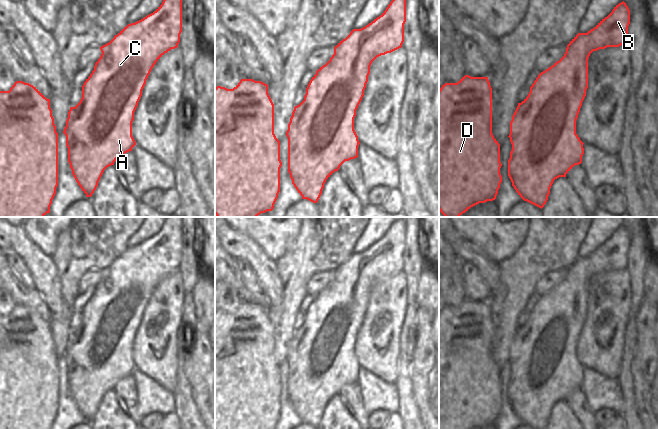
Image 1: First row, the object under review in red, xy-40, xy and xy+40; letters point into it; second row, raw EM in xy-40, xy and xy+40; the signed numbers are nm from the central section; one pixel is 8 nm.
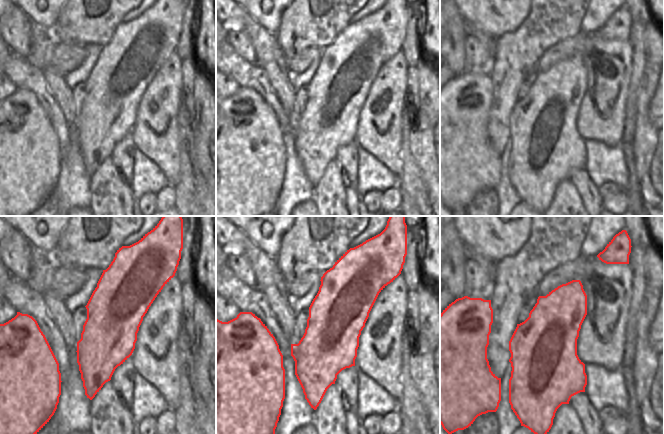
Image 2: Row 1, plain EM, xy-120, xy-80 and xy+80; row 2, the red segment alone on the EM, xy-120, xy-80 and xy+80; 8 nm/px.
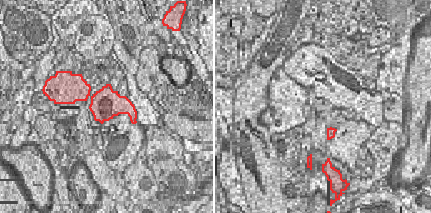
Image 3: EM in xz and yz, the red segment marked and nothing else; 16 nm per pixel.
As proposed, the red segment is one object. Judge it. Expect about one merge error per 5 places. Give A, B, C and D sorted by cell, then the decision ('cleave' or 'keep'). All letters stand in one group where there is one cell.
A B C D | keep

